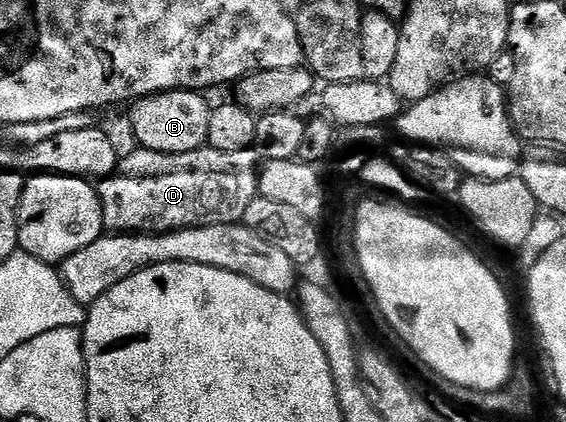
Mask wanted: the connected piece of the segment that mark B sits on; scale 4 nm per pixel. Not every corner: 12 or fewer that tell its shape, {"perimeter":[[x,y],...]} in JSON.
{"perimeter":[[207,95],[141,96],[128,120],[136,144],[186,154],[208,144]]}

